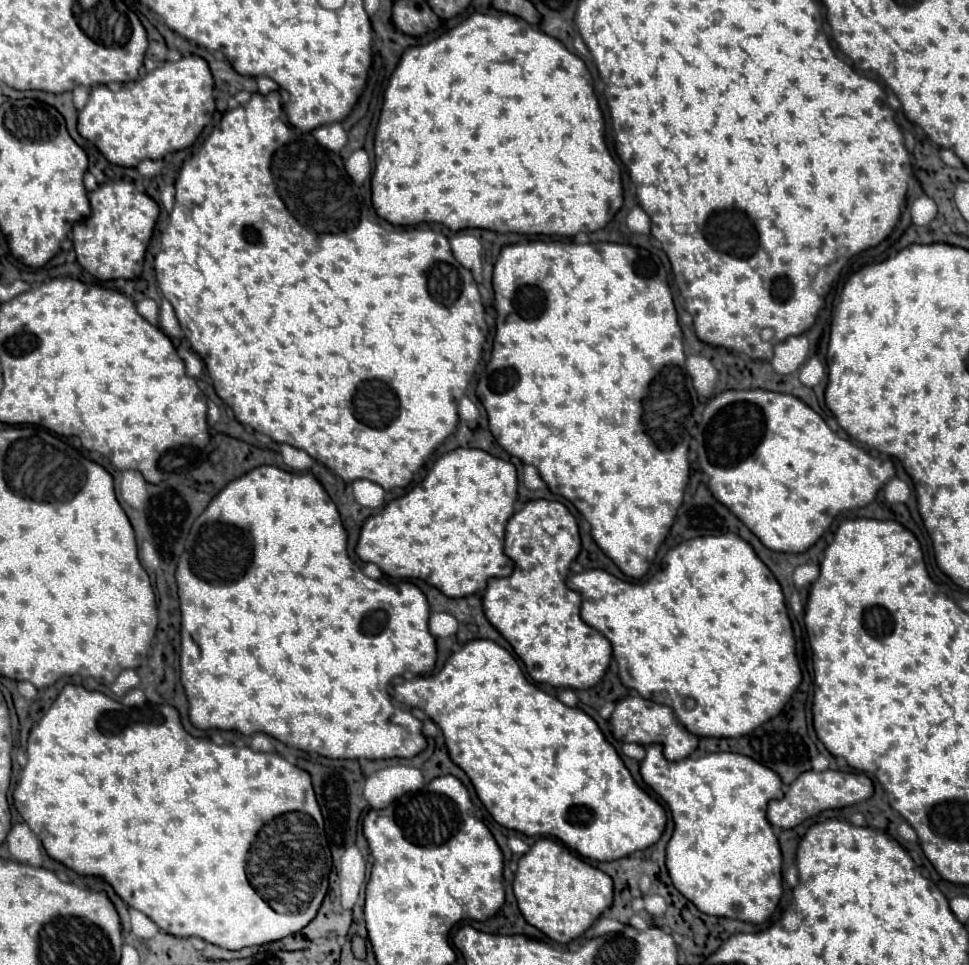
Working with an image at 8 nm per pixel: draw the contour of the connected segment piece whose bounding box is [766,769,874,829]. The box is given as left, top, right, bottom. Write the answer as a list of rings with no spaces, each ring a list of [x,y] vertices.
[[[806,771],[802,775],[796,777],[796,781],[786,789],[782,799],[770,801],[768,811],[766,811],[766,819],[772,827],[780,827],[780,829],[792,829],[796,825],[800,825],[802,821],[826,811],[826,809],[842,809],[854,803],[860,803],[864,799],[868,799],[874,793],[872,781],[864,775],[864,773],[840,773],[840,771]]]

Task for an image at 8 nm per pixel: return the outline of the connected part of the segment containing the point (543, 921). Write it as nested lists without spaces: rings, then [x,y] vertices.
[[[538,839],[518,861],[514,895],[524,919],[556,943],[570,943],[580,937],[610,905],[612,879],[600,869],[580,861],[566,845],[554,839]]]

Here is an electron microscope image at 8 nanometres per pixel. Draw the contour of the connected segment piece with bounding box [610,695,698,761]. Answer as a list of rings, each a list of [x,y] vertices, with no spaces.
[[[628,695],[616,703],[616,709],[610,717],[610,727],[612,727],[612,737],[620,743],[638,743],[642,747],[652,745],[652,743],[660,743],[662,753],[668,761],[680,761],[680,759],[688,757],[698,745],[698,737],[688,733],[676,721],[674,711],[670,707],[658,705],[654,701],[646,701],[640,695]]]

